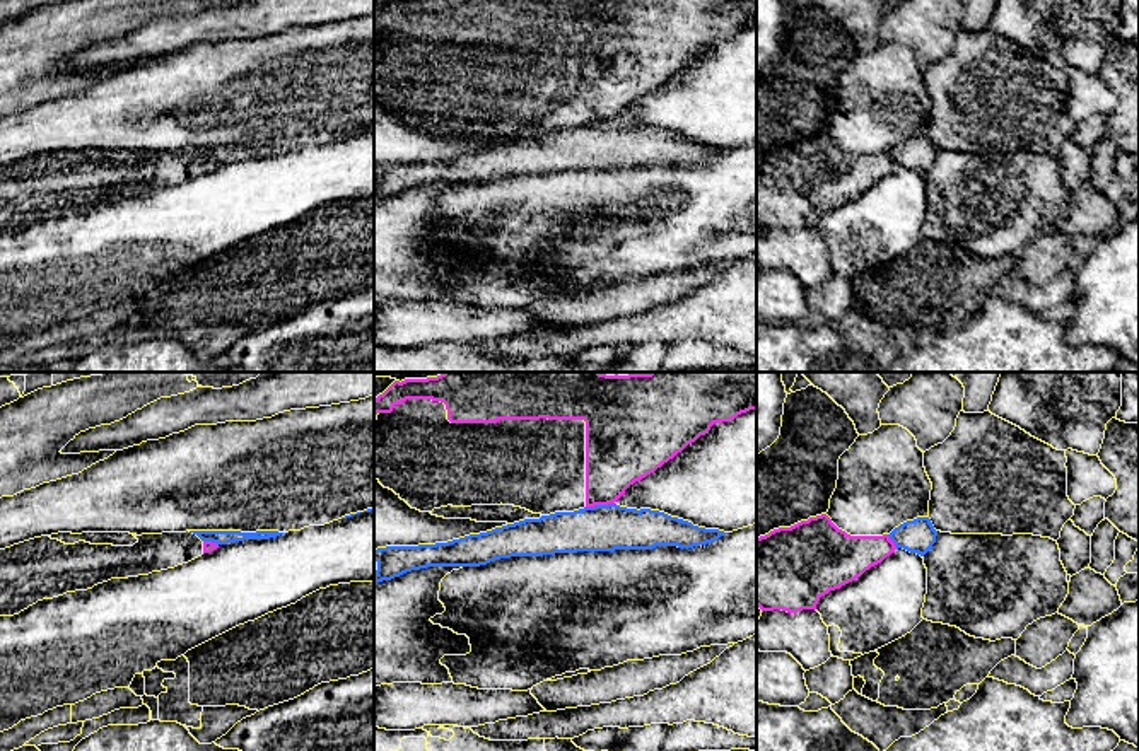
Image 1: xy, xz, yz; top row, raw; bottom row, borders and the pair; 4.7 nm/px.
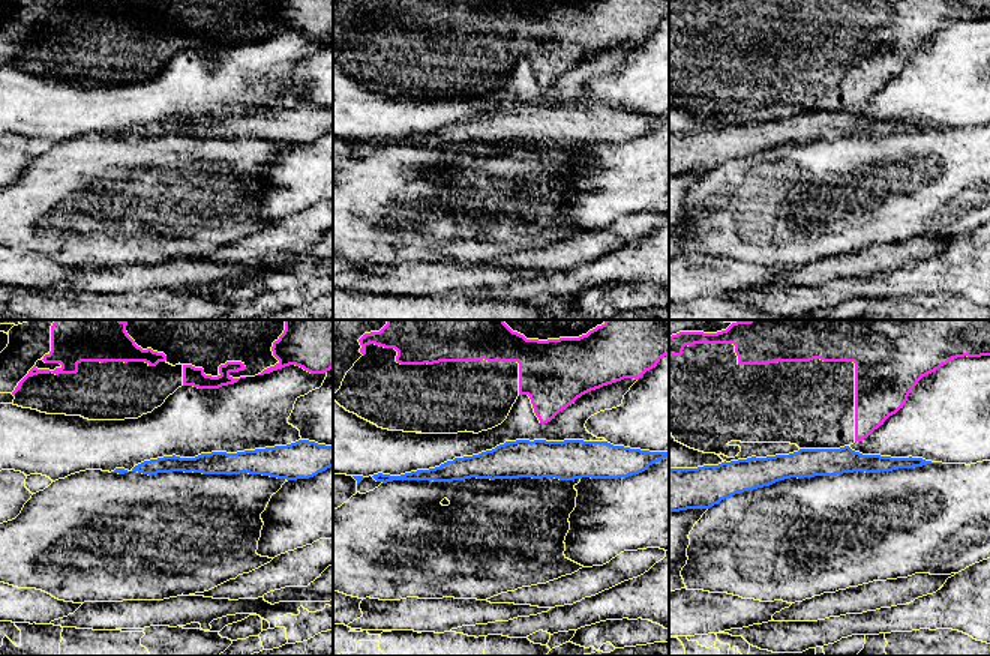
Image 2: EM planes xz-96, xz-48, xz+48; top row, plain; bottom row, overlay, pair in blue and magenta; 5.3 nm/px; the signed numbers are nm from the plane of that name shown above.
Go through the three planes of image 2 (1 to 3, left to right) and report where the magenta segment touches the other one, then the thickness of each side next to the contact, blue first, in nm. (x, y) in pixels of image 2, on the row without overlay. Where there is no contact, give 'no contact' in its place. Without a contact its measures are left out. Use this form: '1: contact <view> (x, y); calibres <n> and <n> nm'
1: no contact
2: no contact
3: no contact

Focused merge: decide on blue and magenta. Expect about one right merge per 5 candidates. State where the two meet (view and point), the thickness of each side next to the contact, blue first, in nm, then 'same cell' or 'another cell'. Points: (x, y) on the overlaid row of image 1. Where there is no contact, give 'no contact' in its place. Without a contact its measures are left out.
meets blue in xz at (600, 506); 220 nm thick on the blue side, 300 nm on the other; another cell

